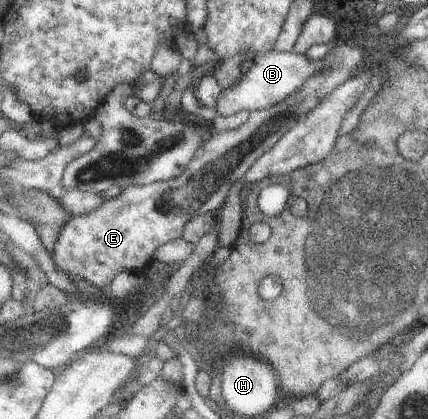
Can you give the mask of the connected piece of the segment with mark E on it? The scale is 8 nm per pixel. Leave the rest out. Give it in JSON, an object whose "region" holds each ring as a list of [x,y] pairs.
{"region":[[[334,45],[324,57],[324,69],[310,77],[306,83],[300,85],[298,91],[284,97],[282,101],[266,108],[251,111],[242,125],[230,131],[217,133],[211,131],[205,140],[196,147],[194,155],[190,157],[186,169],[178,175],[164,181],[155,181],[146,185],[128,185],[121,187],[122,191],[115,197],[102,201],[94,211],[68,217],[68,221],[58,229],[54,245],[54,263],[56,267],[68,275],[78,277],[98,289],[106,286],[120,272],[143,273],[153,262],[154,251],[164,243],[180,238],[182,228],[190,217],[198,214],[214,213],[226,199],[230,185],[240,179],[254,161],[267,149],[270,149],[279,137],[294,127],[298,119],[302,119],[310,109],[314,109],[328,93],[334,91],[341,83],[355,76],[366,64],[368,55],[360,46]]]}

